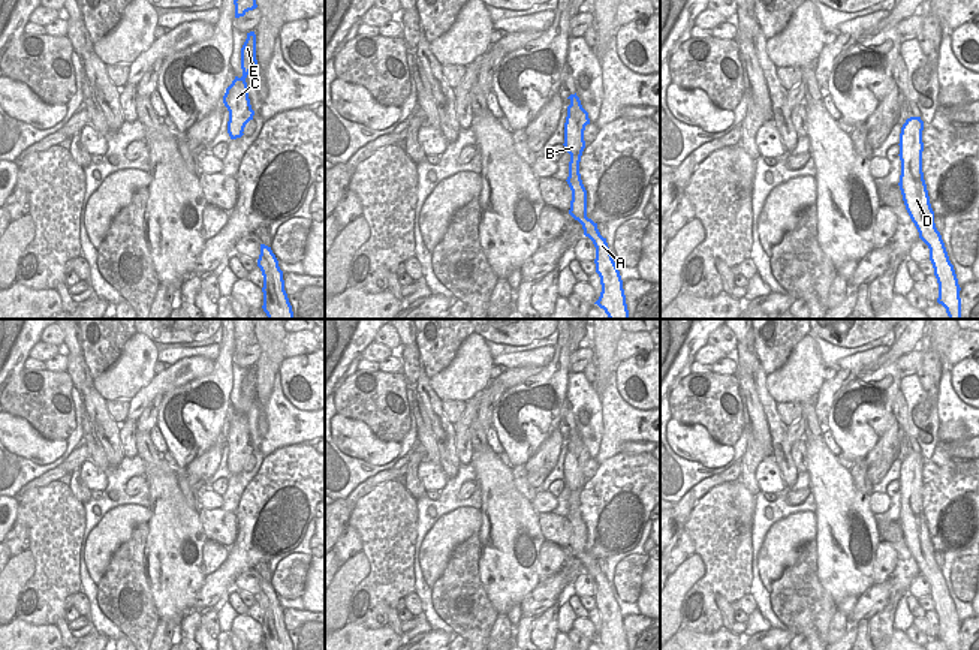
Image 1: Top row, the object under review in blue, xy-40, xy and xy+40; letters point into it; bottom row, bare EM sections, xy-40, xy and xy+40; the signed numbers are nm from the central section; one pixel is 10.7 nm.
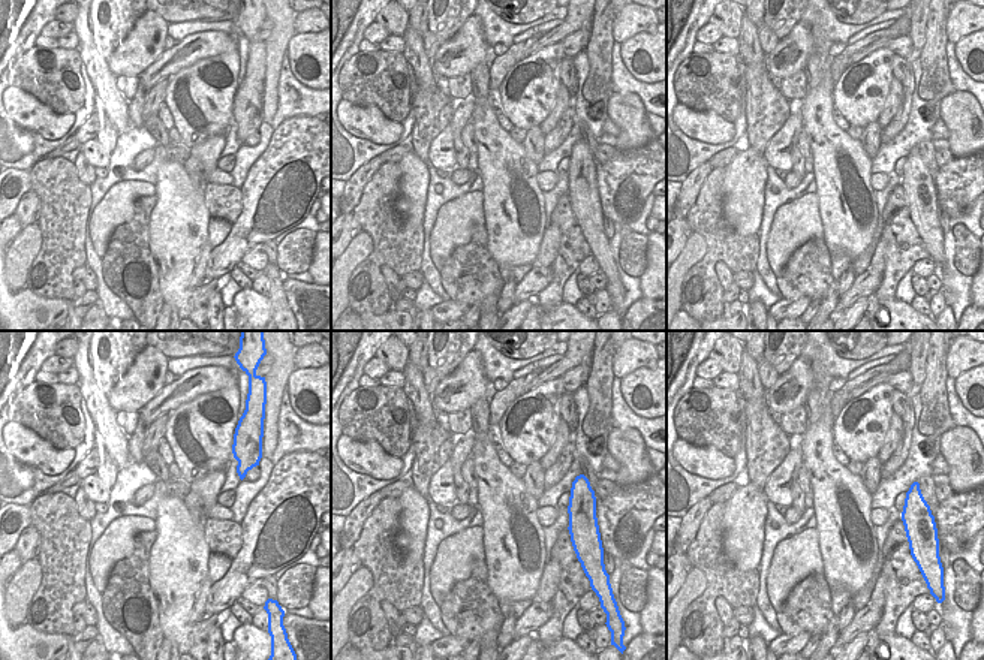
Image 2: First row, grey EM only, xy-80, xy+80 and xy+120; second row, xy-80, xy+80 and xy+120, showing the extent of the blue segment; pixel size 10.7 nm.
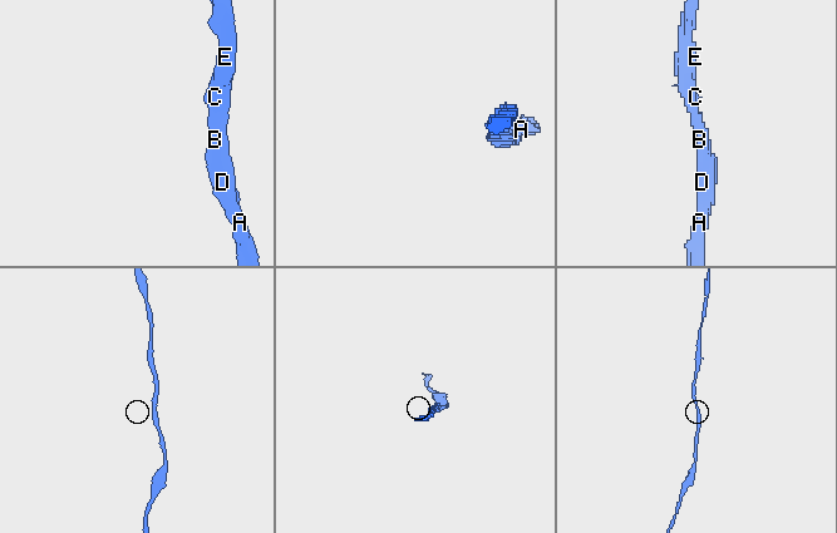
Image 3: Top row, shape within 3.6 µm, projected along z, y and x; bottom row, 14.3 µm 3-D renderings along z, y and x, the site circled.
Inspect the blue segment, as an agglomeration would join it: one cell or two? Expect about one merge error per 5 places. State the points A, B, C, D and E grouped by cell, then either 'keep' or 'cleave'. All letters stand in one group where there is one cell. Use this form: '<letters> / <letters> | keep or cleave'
A B C D E | keep

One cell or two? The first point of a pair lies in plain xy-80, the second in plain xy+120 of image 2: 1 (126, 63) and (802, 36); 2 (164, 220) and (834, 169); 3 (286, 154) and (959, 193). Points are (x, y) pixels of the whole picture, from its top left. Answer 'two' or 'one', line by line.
1: one
2: one
3: one

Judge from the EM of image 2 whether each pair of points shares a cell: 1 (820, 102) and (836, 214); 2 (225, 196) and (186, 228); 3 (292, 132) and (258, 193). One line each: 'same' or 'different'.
1: same
2: different
3: same

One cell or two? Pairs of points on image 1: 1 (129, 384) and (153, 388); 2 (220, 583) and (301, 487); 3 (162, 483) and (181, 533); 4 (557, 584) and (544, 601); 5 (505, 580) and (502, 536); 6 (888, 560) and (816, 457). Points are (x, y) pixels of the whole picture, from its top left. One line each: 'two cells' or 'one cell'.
1: two cells
2: one cell
3: one cell
4: one cell
5: one cell
6: two cells

